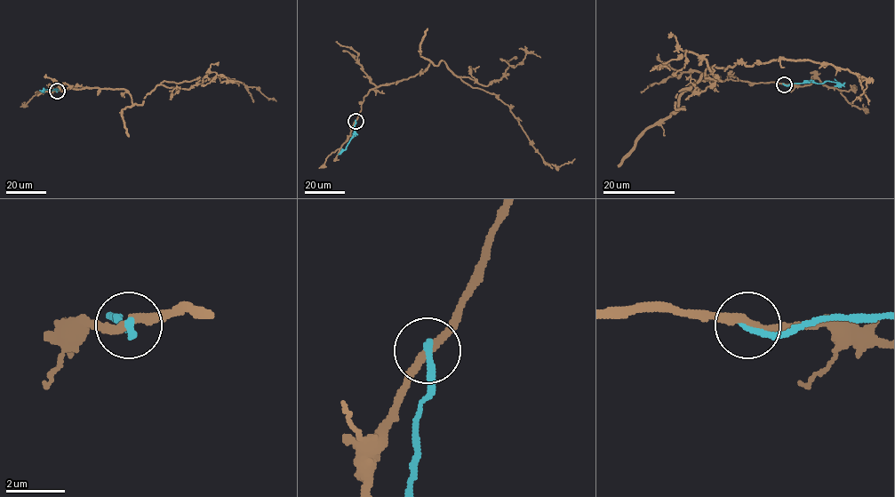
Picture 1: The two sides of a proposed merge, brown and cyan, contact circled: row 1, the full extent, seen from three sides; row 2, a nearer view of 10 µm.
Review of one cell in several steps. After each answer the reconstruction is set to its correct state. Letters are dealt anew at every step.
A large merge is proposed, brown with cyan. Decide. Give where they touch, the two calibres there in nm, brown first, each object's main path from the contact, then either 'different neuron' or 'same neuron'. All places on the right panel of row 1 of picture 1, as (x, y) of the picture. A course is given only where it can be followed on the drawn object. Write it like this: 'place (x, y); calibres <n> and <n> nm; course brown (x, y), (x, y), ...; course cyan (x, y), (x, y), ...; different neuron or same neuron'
place (784, 84); calibres 280 and 240 nm; course brown (784, 84), (696, 80), (675, 108), (679, 91), (712, 66), (781, 59), (866, 78), (852, 103); course cyan (784, 84), (844, 82); different neuron

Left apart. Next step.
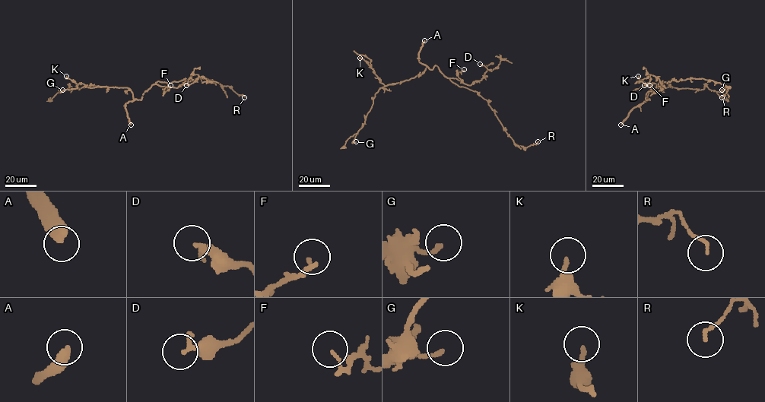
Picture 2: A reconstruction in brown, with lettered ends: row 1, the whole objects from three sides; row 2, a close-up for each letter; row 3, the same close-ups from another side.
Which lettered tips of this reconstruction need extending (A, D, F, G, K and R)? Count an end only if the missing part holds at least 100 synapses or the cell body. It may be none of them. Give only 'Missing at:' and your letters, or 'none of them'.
Missing at: A

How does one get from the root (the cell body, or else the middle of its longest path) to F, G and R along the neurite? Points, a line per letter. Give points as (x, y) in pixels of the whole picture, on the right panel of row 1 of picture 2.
F: (645, 94), (658, 84), (663, 87), (655, 92), (649, 85)
G: (645, 94), (649, 99), (647, 94), (662, 87), (722, 90)
R: (645, 94), (661, 81), (667, 83), (671, 80), (693, 78), (712, 80), (727, 86), (728, 90), (722, 97)

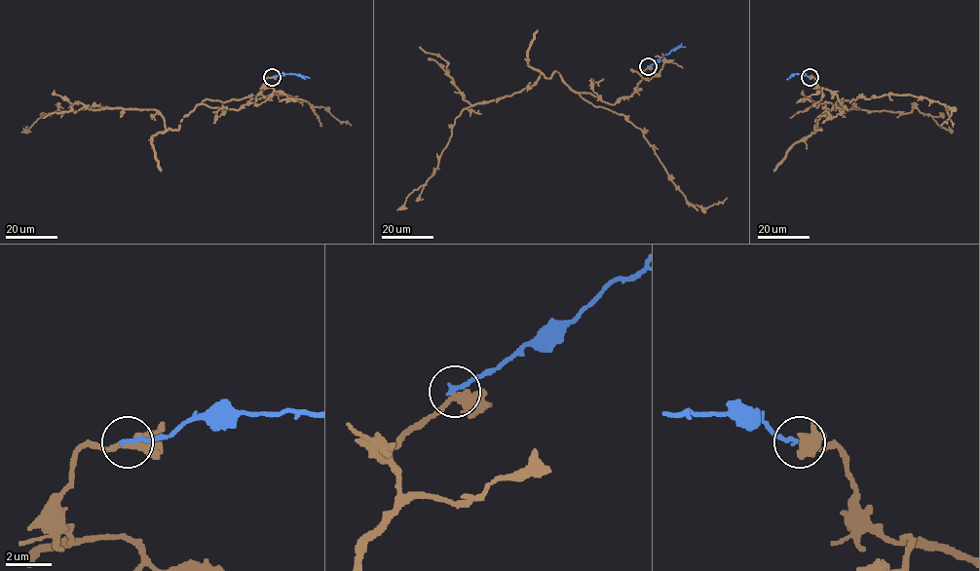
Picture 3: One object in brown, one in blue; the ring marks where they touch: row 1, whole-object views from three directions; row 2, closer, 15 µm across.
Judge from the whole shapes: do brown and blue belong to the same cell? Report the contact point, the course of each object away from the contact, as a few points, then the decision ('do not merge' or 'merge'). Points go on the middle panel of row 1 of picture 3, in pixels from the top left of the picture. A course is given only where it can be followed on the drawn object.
(648, 66) | brown via (648, 66), (632, 95), (614, 104), (575, 92), (556, 71), (510, 95), (466, 107), (434, 172), (397, 210) | blue via (648, 66), (671, 50), (685, 47) | do not merge

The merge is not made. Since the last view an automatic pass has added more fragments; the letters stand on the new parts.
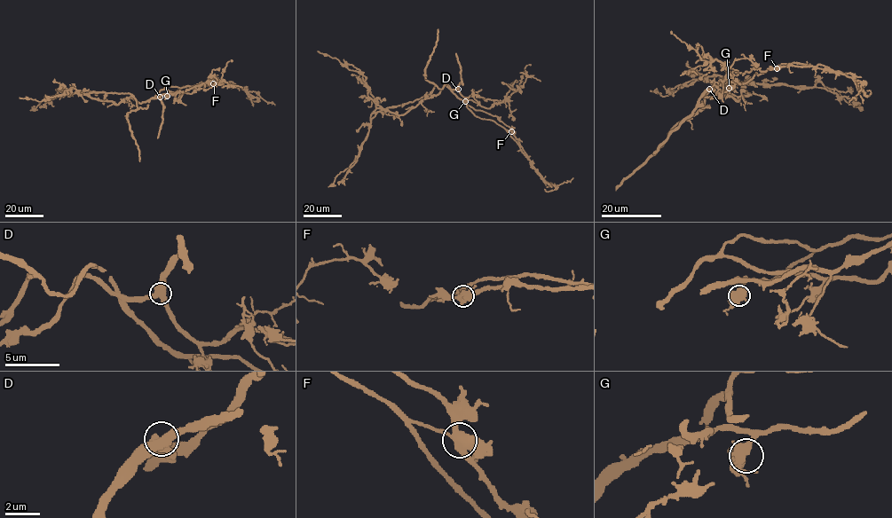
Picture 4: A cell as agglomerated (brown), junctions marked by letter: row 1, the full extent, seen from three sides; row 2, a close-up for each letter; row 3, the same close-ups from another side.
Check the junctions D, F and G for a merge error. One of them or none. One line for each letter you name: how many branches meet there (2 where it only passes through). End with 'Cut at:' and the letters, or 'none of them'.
F: 3
Cut at: F

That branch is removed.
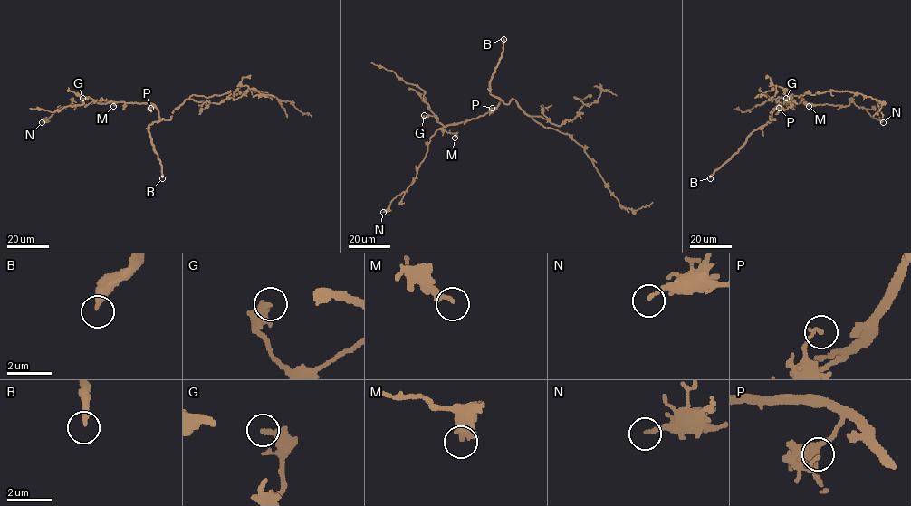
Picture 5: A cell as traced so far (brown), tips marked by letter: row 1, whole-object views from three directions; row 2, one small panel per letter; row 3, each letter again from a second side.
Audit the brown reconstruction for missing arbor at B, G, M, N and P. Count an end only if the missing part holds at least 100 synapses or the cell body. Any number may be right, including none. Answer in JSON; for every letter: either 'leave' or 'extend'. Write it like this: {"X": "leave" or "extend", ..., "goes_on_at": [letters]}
{"B": "extend", "G": "leave", "M": "leave", "N": "leave", "P": "leave", "goes_on_at": ["B"]}

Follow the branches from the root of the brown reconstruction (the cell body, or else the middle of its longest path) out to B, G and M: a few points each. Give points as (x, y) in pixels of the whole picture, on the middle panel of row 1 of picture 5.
B: (513, 99), (505, 104), (490, 92), (490, 81), (502, 56), (503, 39)
G: (513, 99), (507, 104), (501, 100), (493, 109), (475, 119), (445, 126), (438, 122), (434, 116), (424, 115)
M: (513, 99), (507, 104), (501, 100), (493, 109), (475, 119), (438, 128), (454, 133), (455, 138)

